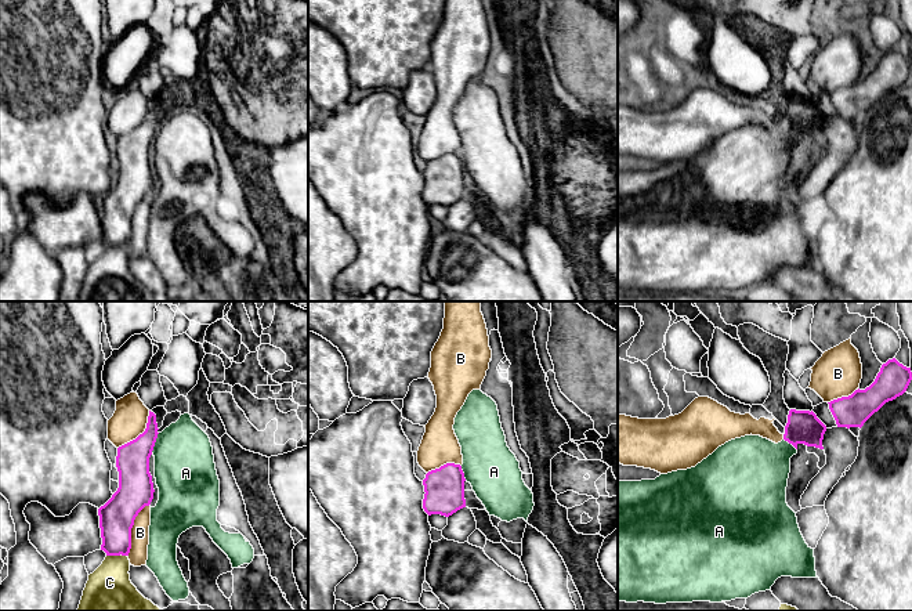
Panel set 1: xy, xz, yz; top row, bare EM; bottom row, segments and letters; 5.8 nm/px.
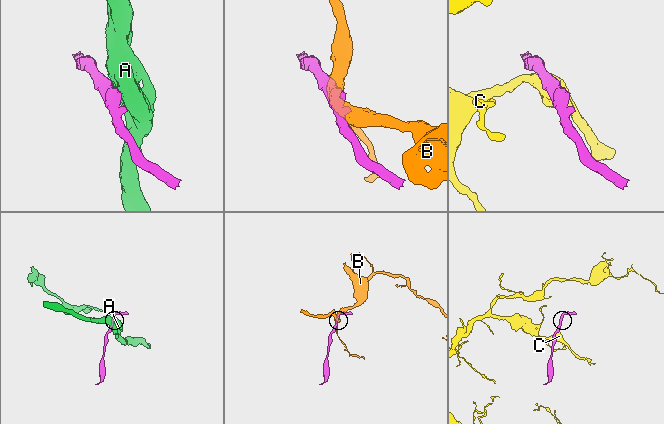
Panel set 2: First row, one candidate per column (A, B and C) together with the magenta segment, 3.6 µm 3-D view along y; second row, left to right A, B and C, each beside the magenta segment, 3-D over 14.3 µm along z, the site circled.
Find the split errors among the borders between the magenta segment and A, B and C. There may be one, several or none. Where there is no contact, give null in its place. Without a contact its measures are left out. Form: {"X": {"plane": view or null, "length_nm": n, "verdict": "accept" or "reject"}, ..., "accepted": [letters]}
{"A": {"plane": "xy", "length_nm": 130, "verdict": "reject"}, "B": {"plane": "xy", "length_nm": 320, "verdict": "reject"}, "C": {"plane": "xy", "length_nm": 120, "verdict": "reject"}, "accepted": []}

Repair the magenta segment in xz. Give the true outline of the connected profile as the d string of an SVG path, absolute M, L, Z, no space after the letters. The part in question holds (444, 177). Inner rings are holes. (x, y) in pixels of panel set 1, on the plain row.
M446 153L431 160L423 170L424 189L423 199L431 205L452 206L466 198L464 163L460 155Z

